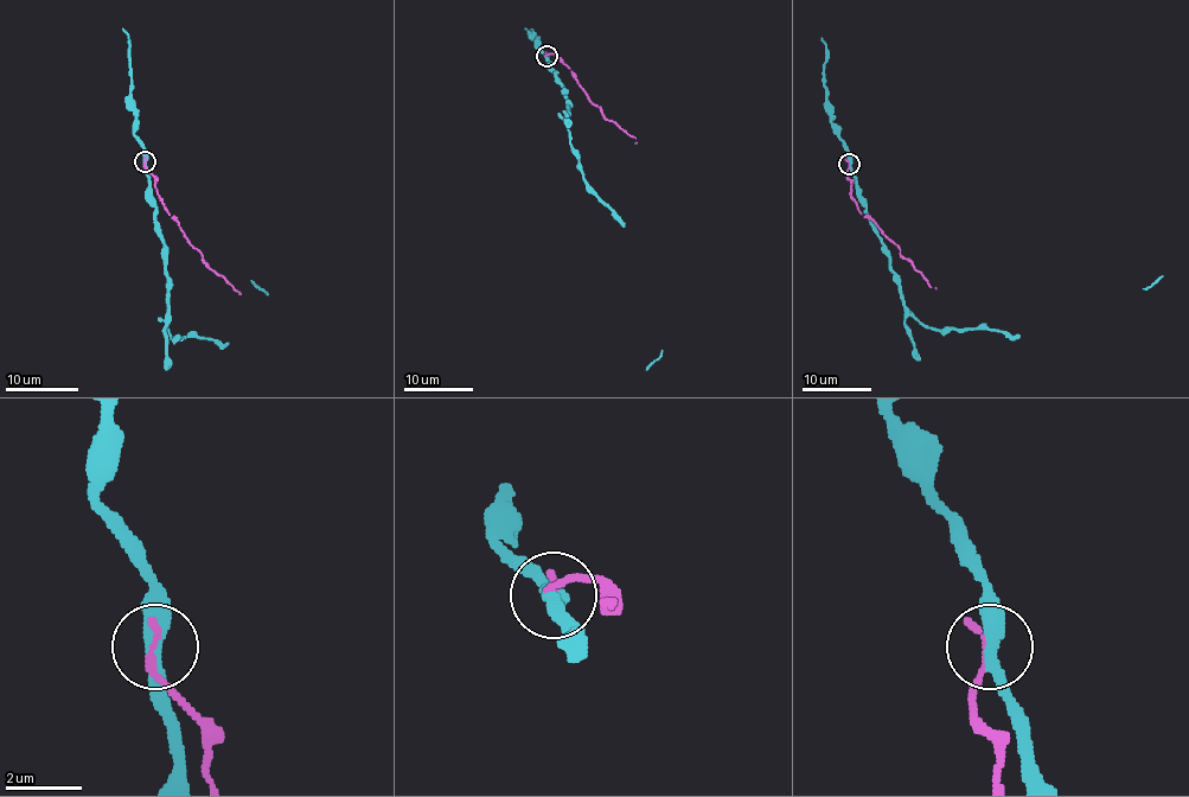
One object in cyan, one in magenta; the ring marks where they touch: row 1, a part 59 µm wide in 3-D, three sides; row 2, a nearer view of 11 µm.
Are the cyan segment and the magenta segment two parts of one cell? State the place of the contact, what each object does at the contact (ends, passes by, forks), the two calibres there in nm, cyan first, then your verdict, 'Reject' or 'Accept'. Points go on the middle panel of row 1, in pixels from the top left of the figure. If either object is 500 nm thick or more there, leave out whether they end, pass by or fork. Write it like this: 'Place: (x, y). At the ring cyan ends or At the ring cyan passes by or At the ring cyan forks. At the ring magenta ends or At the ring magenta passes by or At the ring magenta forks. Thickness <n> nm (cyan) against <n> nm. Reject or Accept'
Place: (547, 56). At the ring cyan passes by. At the ring magenta ends. Thickness 400 nm (cyan) against 200 nm. Reject

